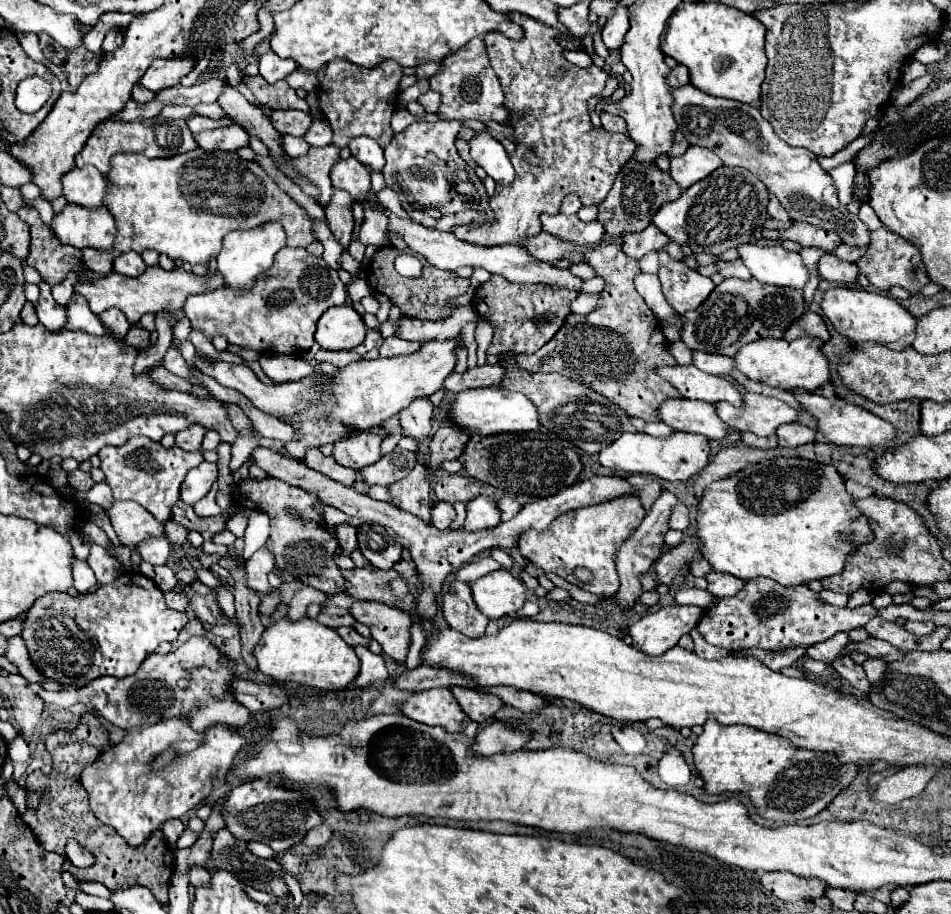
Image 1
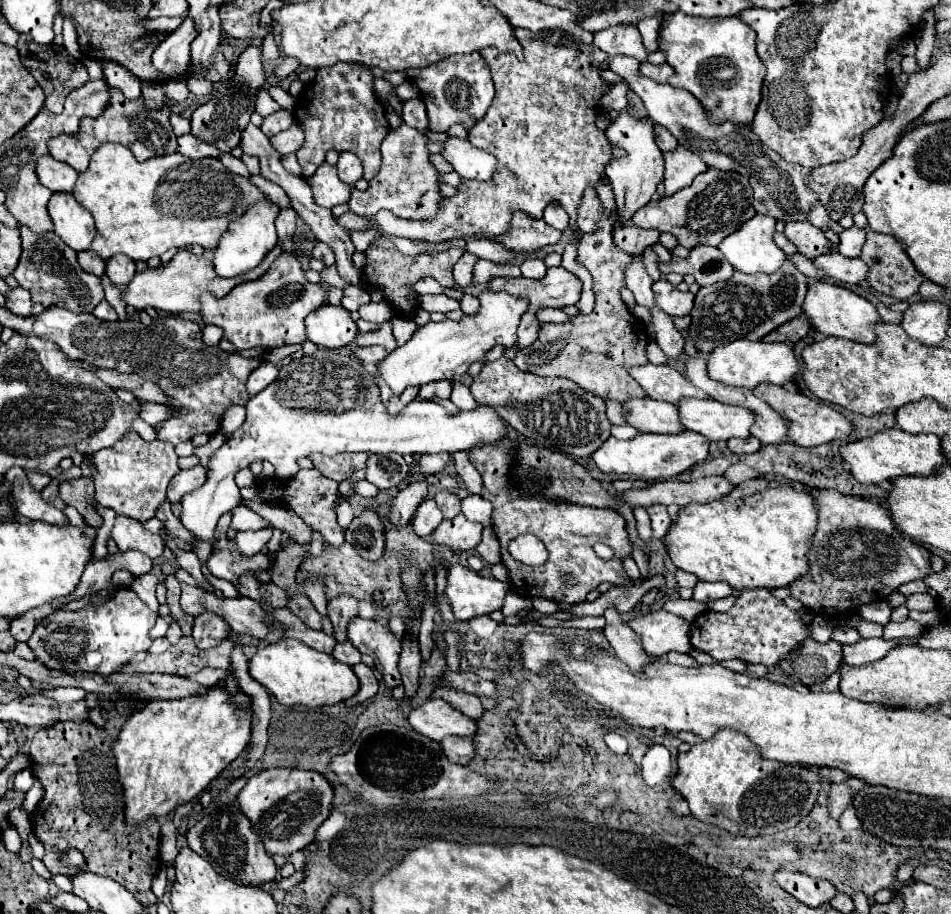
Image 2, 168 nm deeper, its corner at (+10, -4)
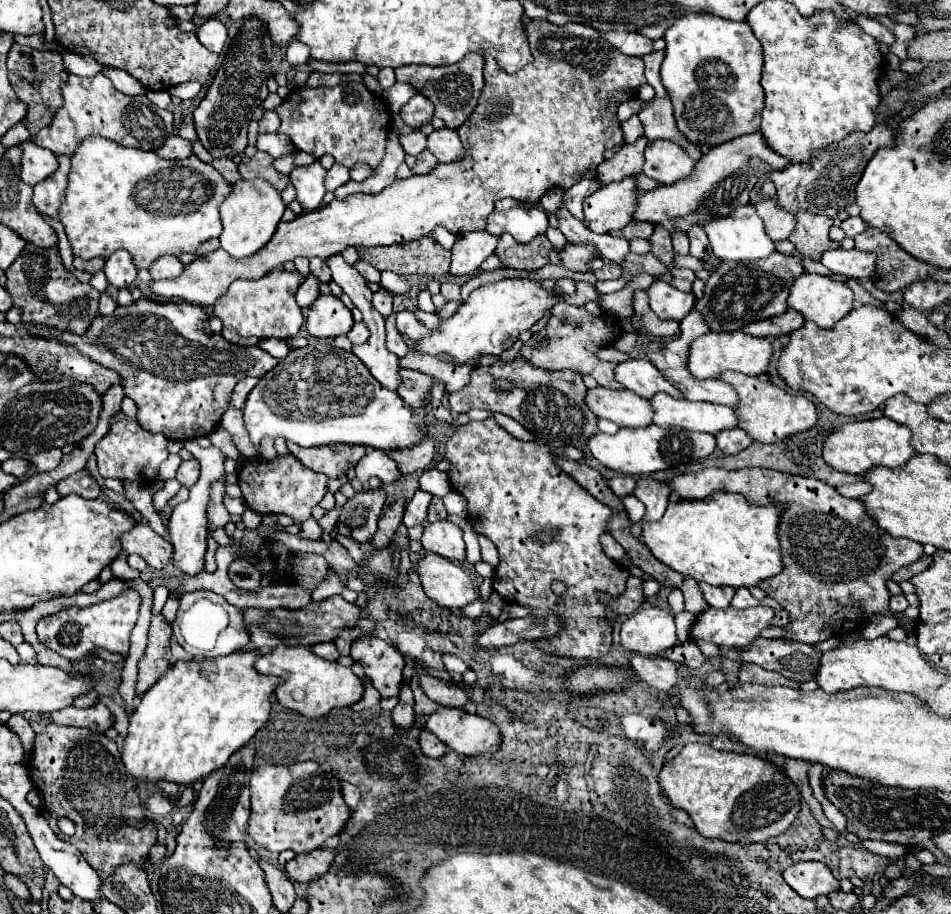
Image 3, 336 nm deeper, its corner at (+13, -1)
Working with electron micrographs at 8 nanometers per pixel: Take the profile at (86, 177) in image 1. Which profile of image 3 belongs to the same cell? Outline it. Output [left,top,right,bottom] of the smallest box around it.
[21,142,57,186]

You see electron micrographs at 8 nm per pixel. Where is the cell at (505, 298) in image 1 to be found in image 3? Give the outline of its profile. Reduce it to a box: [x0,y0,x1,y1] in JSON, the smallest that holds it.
[559,244,599,270]

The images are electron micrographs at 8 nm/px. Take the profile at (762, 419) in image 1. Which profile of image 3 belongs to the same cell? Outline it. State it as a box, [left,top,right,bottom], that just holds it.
[651,392,737,434]

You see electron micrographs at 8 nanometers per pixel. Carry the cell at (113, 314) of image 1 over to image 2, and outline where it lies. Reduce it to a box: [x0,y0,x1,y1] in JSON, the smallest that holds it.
[92,301,118,321]

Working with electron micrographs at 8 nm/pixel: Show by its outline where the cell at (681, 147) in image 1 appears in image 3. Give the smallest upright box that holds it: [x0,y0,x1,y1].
[639,96,701,161]

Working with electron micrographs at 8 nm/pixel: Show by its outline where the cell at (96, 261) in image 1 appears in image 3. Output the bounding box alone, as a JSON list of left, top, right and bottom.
[73,258,103,274]

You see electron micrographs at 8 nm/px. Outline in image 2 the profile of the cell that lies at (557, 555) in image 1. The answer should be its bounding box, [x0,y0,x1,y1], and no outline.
[468,439,630,603]

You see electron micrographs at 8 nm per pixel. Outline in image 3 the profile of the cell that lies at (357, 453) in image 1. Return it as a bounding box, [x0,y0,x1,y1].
[287,440,367,478]

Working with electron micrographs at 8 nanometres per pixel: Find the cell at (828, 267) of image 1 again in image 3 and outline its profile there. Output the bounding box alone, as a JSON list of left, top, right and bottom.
[821,250,875,278]

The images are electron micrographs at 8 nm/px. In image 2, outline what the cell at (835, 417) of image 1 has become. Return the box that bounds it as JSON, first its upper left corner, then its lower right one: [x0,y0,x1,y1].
[752,383,854,447]

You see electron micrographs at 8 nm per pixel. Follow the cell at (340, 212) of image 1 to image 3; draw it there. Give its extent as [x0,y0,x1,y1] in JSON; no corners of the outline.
[311,258,331,284]

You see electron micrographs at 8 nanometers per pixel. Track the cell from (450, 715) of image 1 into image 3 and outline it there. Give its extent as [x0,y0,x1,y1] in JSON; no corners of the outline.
[427,708,501,756]

